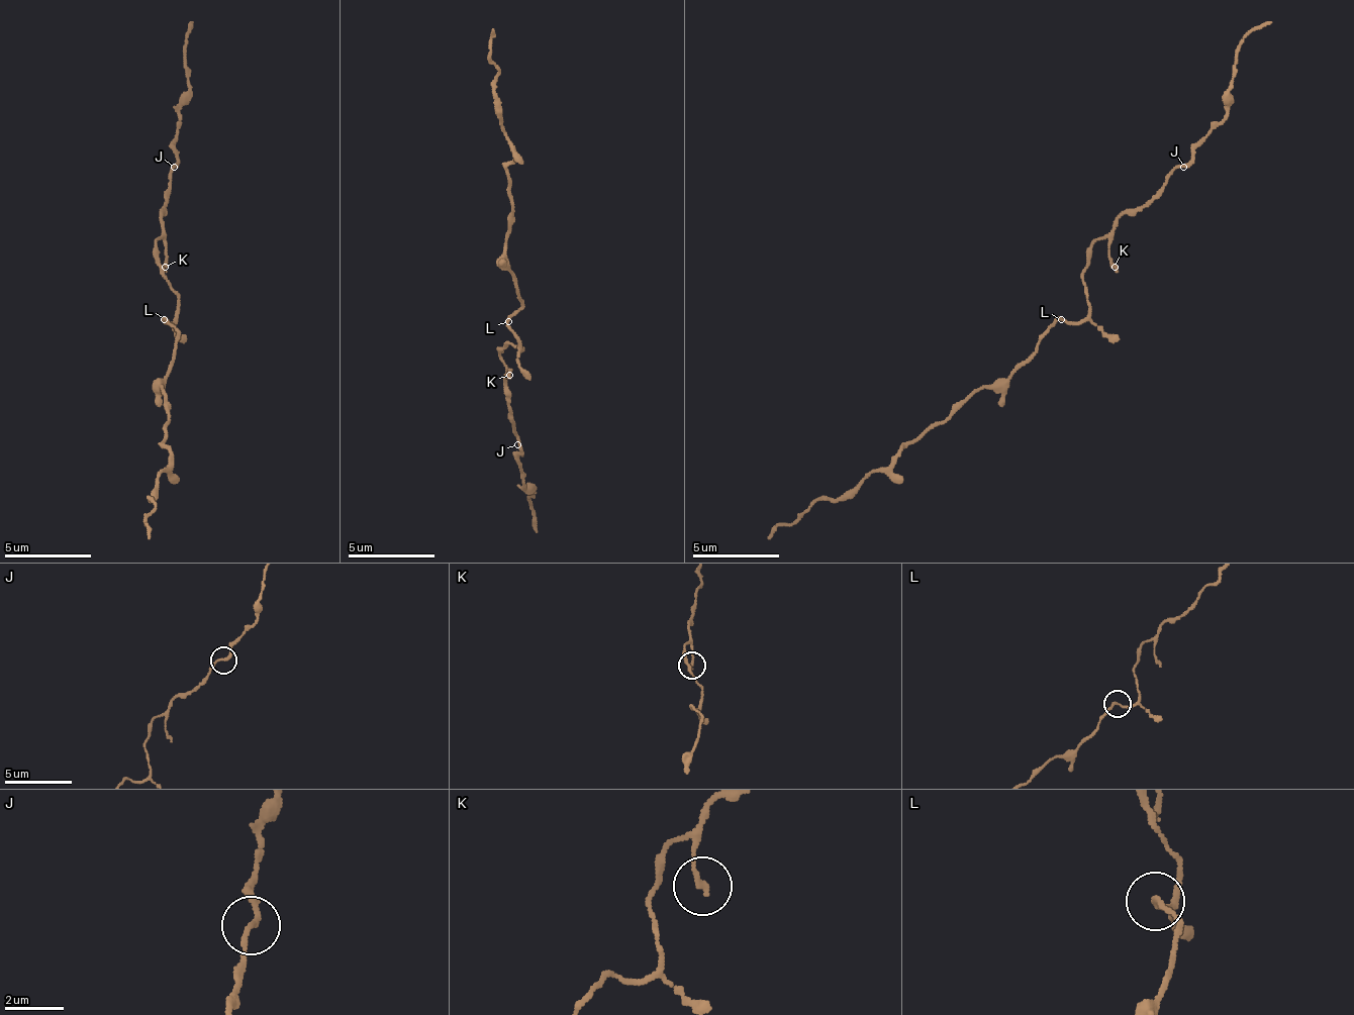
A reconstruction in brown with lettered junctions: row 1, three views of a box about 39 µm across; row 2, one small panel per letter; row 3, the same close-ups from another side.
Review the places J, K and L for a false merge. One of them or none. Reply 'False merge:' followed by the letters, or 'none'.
False merge: none

